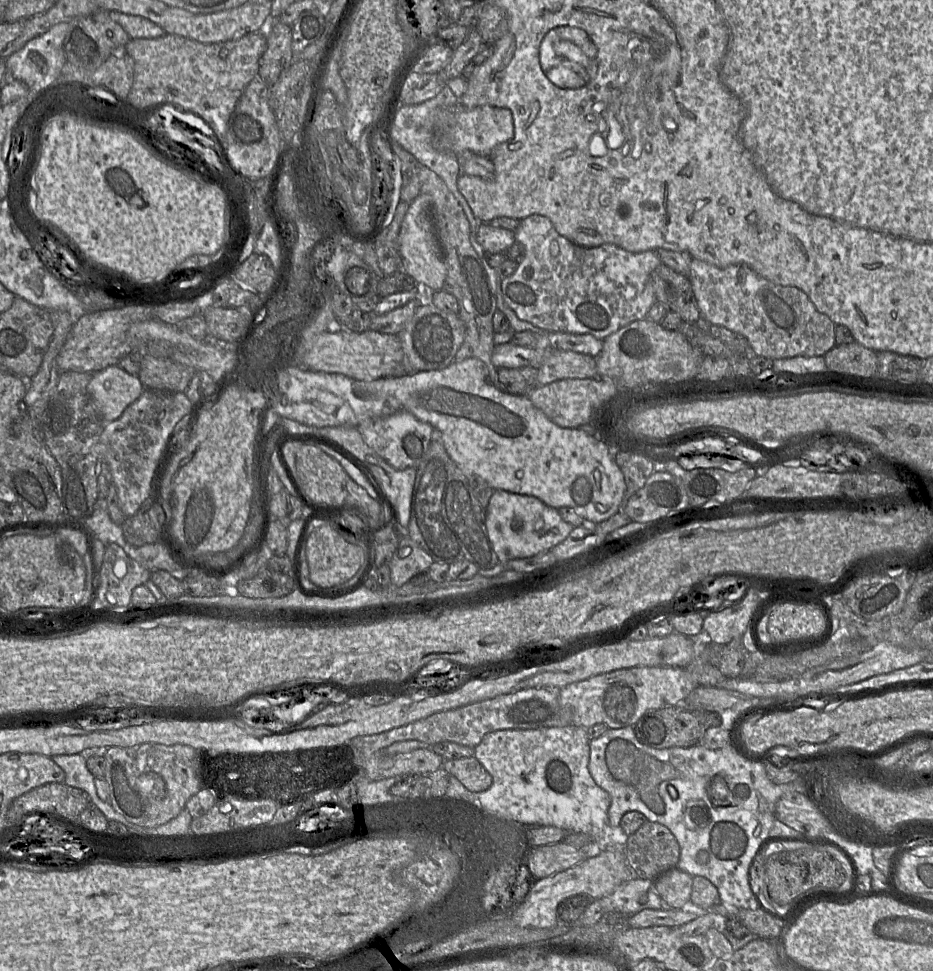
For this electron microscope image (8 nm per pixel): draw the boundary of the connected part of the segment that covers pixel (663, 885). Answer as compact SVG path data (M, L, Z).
M677 867L671 868L654 880L658 895L672 909L690 905L693 877Z

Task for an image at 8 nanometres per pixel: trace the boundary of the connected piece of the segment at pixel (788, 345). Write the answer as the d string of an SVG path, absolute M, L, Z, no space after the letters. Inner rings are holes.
M692 258L687 277L701 316L710 324L723 326L744 336L756 356L772 360L795 356L824 356L836 346L835 323L820 313L808 296L796 287L773 283L748 266L719 267L699 258Z

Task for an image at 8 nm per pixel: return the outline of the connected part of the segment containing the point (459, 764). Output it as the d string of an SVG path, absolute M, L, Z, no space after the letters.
M474 756L445 760L442 767L470 792L480 793L492 784L491 775Z

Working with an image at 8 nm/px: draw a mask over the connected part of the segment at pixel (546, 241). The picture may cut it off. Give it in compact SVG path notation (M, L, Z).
M533 214L520 220L517 229L514 231L515 241L524 247L524 258L518 264L514 273L501 280L501 294L506 305L515 312L517 317L523 321L527 321L534 326L541 328L547 332L565 332L572 334L591 334L599 340L604 340L627 324L646 318L646 314L650 307L656 302L655 292L653 290L650 275L659 265L664 265L658 258L654 250L643 252L630 252L614 244L603 244L597 247L582 247L573 244L564 236L560 235L554 228L551 220L543 215Z

